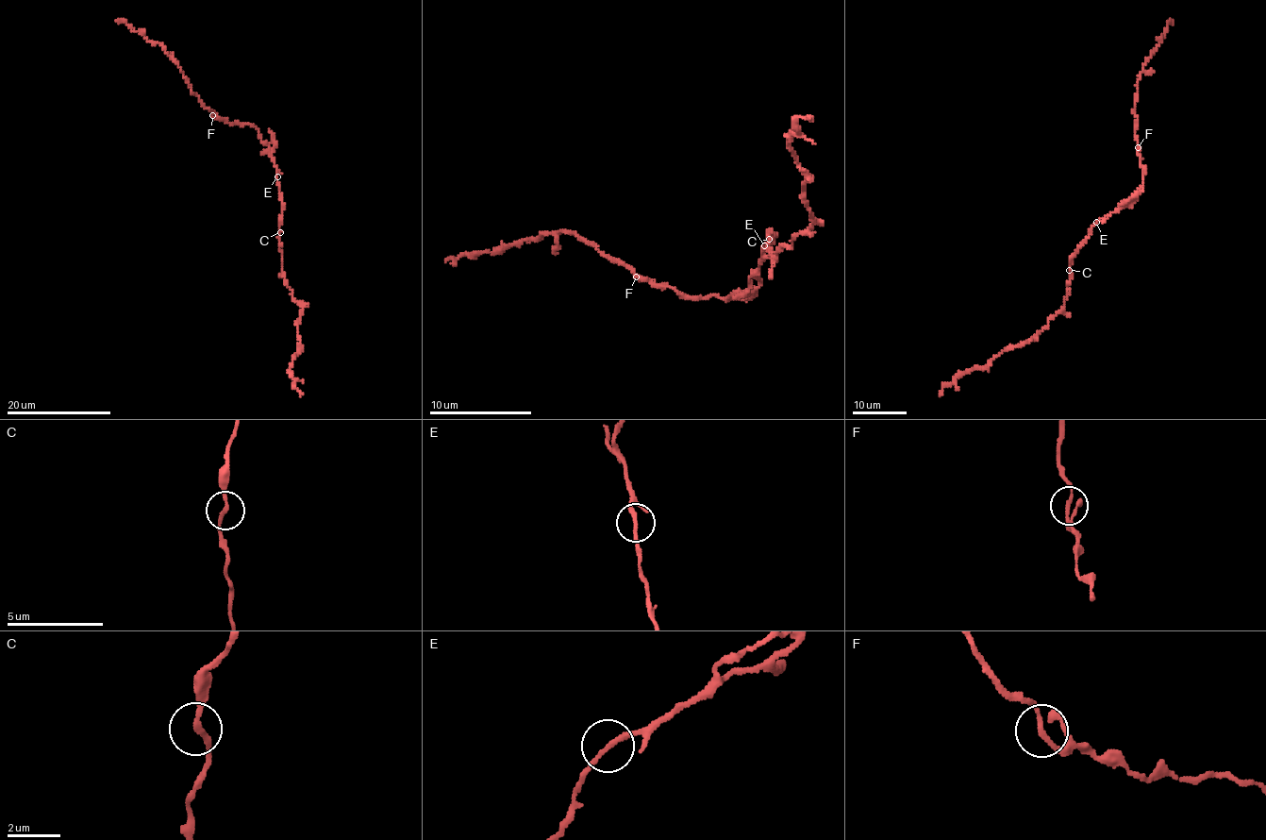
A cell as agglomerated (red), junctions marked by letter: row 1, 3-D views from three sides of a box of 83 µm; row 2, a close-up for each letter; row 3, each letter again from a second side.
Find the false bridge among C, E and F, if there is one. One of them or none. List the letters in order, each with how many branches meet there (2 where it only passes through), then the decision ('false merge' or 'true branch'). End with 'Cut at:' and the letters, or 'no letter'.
C: branches 2; true branch
E: branches 2; true branch
F: branches 2; true branch
Cut at: no letter

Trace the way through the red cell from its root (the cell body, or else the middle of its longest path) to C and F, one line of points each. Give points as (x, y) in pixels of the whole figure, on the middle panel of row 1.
C: (764, 247), (764, 243), (769, 244), (774, 235), (769, 237), (769, 234), (769, 239)
F: (764, 247), (757, 275), (749, 278), (749, 293), (725, 299), (718, 295), (685, 299), (673, 288), (637, 277)

